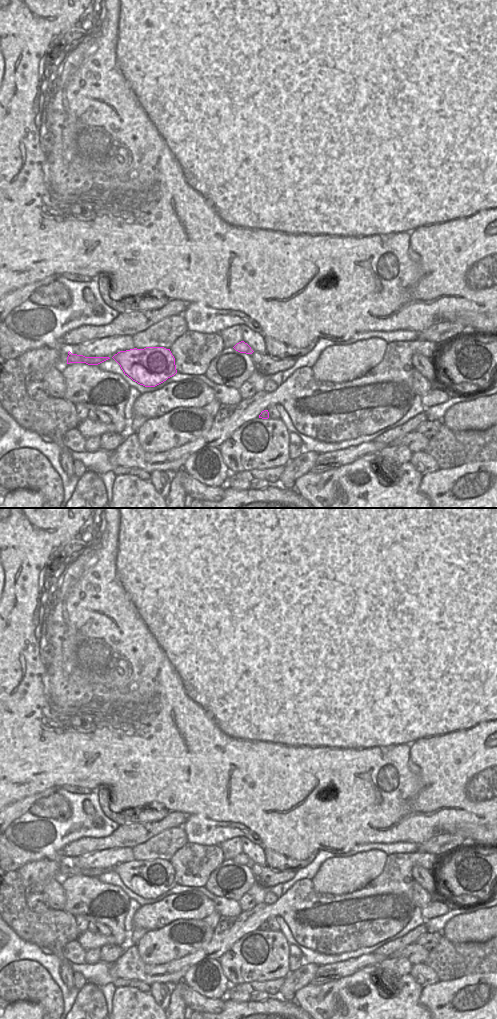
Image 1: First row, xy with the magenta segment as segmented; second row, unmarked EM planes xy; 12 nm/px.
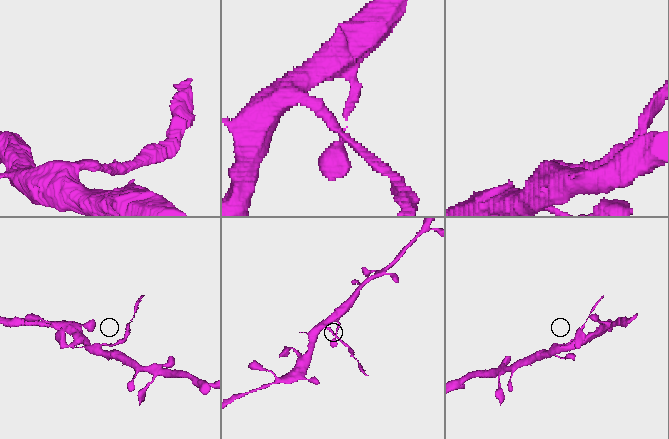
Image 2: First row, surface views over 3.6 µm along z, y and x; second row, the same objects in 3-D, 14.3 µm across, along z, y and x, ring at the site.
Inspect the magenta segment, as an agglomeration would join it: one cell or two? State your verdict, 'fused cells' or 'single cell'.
fused cells

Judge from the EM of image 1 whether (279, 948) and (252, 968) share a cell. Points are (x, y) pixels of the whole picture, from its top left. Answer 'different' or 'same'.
same

